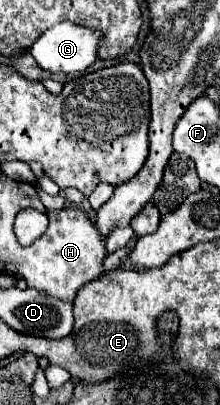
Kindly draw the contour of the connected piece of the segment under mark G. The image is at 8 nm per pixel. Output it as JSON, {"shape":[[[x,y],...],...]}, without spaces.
{"shape":[[[61,22],[57,26],[51,26],[45,34],[41,34],[41,38],[33,42],[29,52],[33,54],[35,62],[47,72],[77,74],[77,72],[85,72],[97,60],[97,48],[103,42],[103,36],[105,34],[101,34],[101,30],[77,26],[73,22]]]}

